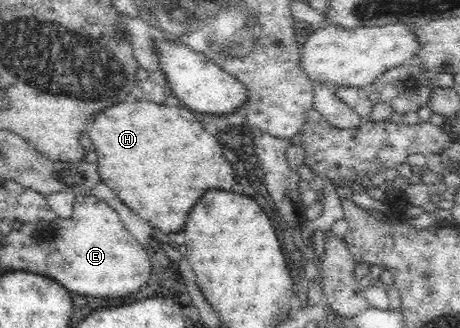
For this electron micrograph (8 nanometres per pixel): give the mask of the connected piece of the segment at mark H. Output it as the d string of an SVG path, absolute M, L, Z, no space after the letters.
M132 100L119 102L101 112L88 123L89 138L94 144L97 154L97 170L102 182L139 216L143 217L150 225L157 229L163 236L171 232L181 232L185 228L187 216L197 200L211 189L231 191L235 179L233 165L223 154L223 145L217 136L207 133L203 124L197 119L195 111L182 106L171 106L165 102L157 103L149 100Z

